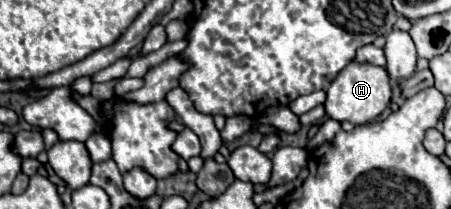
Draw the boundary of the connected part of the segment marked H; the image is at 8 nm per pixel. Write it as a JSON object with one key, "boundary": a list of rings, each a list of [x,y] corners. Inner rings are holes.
{"boundary":[[[350,62],[330,84],[328,88],[328,98],[324,102],[326,114],[338,122],[348,120],[350,124],[358,126],[358,124],[368,124],[372,120],[376,120],[384,108],[390,104],[390,96],[392,96],[392,86],[388,80],[388,72],[382,66],[374,66],[374,64],[358,64],[358,62]]]}

